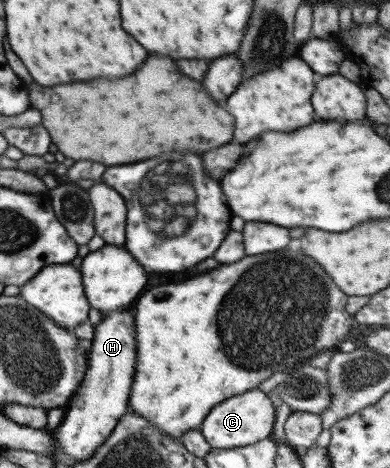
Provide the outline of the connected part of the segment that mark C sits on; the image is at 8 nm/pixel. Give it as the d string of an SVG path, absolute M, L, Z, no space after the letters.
M257 388L217 403L198 427L205 442L215 449L233 449L271 438L275 410L266 393Z

